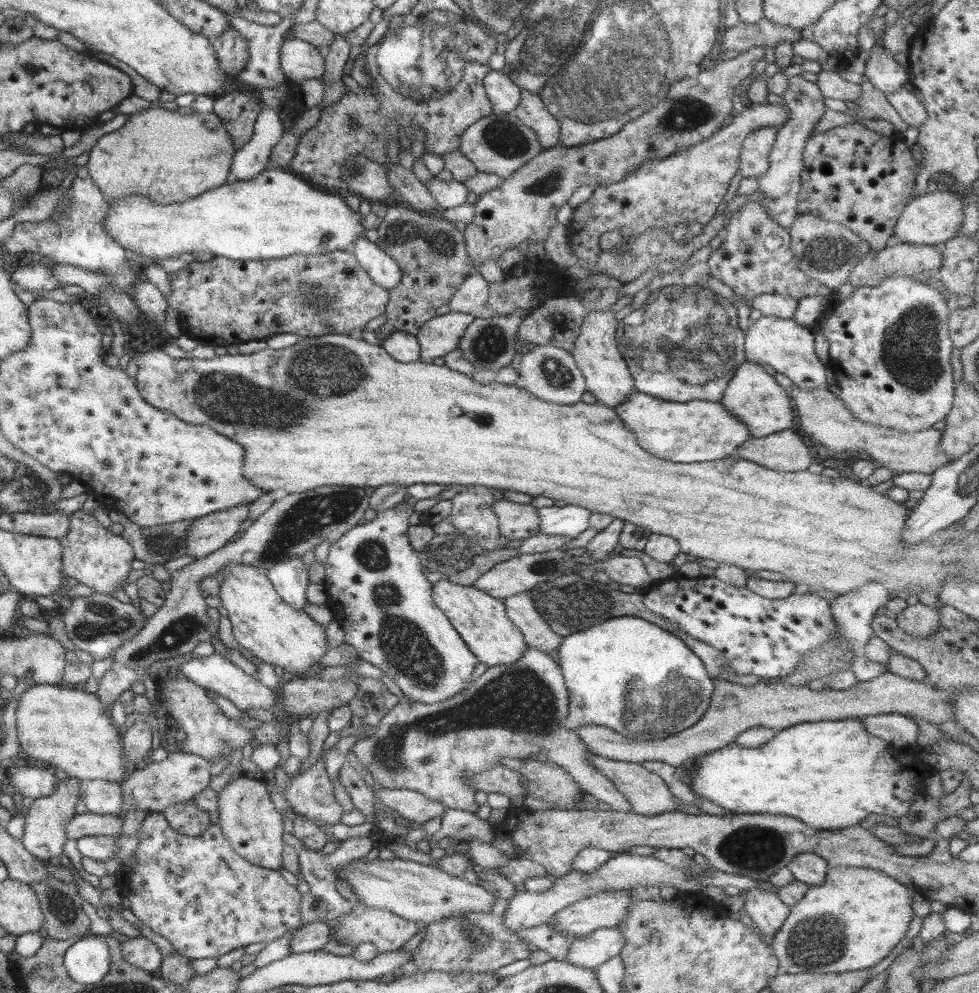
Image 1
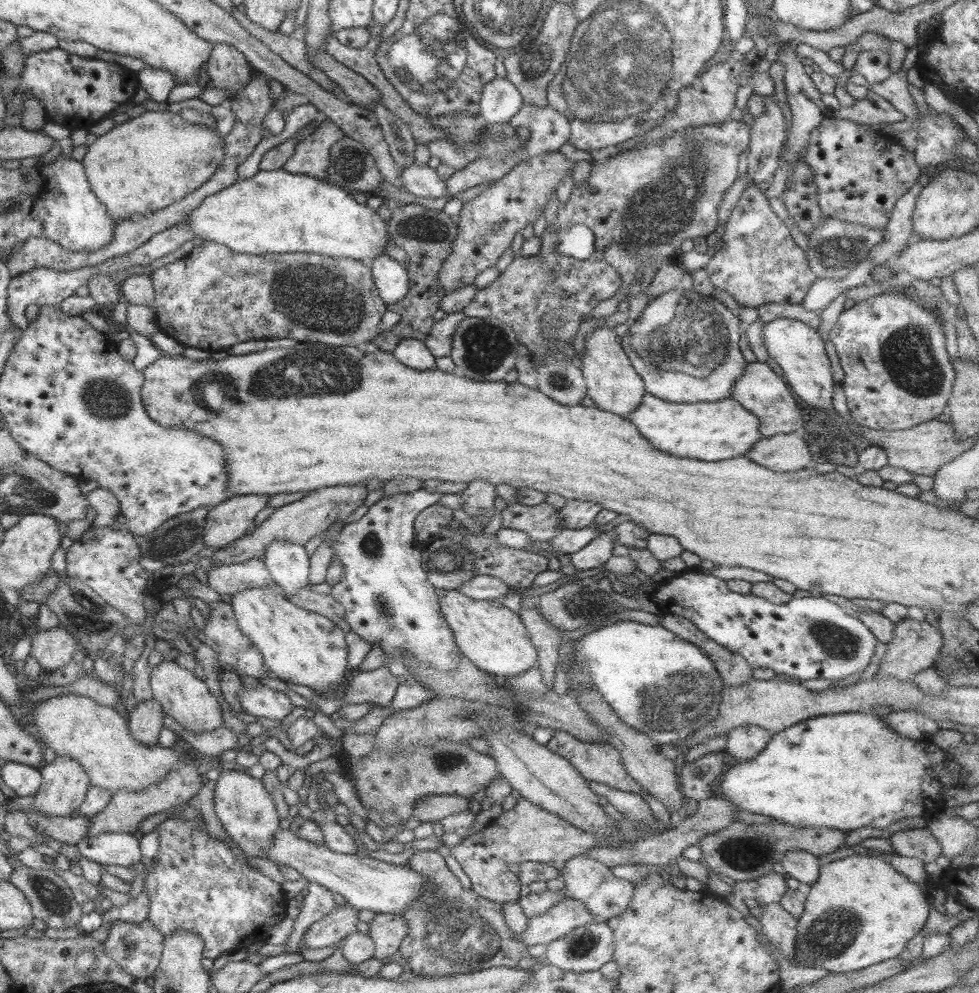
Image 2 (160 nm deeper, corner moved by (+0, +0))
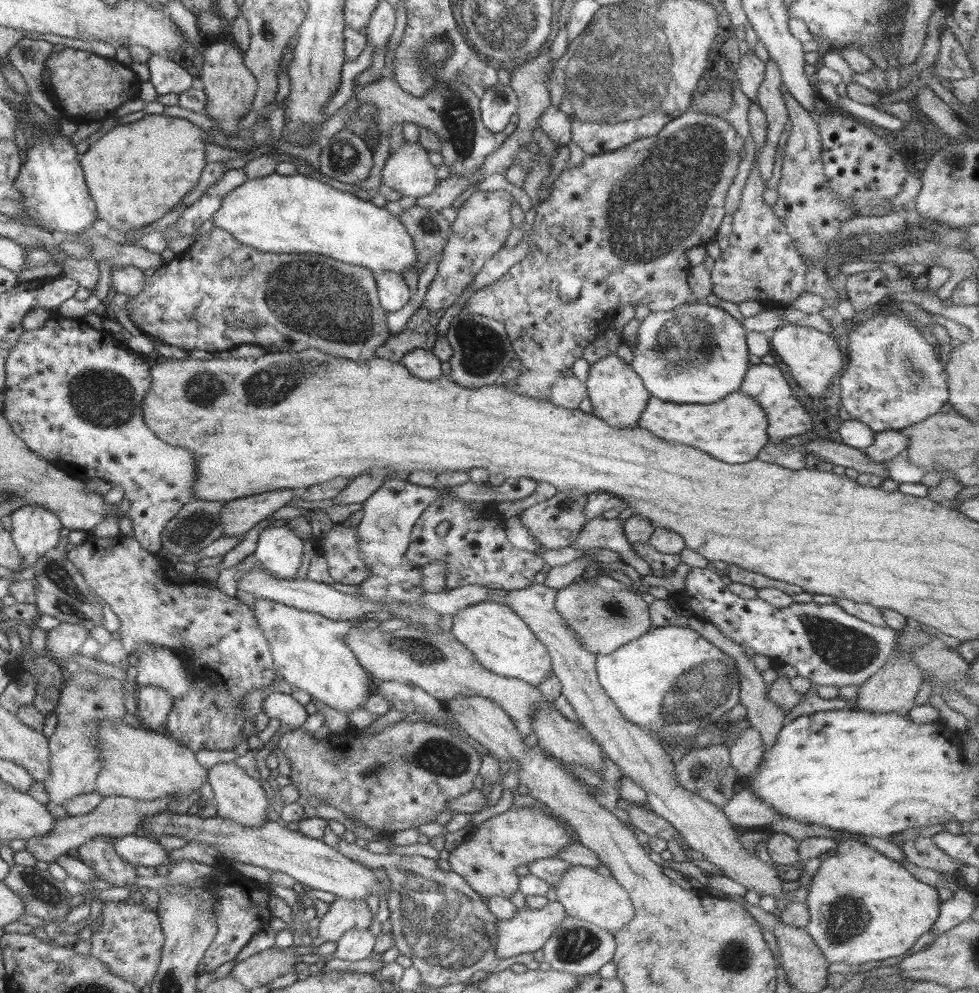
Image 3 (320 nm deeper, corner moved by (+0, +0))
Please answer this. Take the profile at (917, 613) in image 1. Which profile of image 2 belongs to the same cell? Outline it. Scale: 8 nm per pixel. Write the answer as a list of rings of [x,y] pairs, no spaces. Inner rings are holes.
[[[906,616],[893,627],[893,639],[887,643],[886,656],[882,659],[879,677],[894,677],[900,682],[913,682],[914,675],[933,667],[936,656],[943,646],[942,633],[924,621],[916,621]]]

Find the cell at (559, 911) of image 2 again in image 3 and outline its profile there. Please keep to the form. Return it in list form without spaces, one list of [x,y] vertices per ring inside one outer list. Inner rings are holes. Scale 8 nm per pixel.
[[[549,902],[540,910],[526,907],[512,918],[498,920],[497,955],[510,958],[542,949],[566,917],[568,913],[560,903]]]

